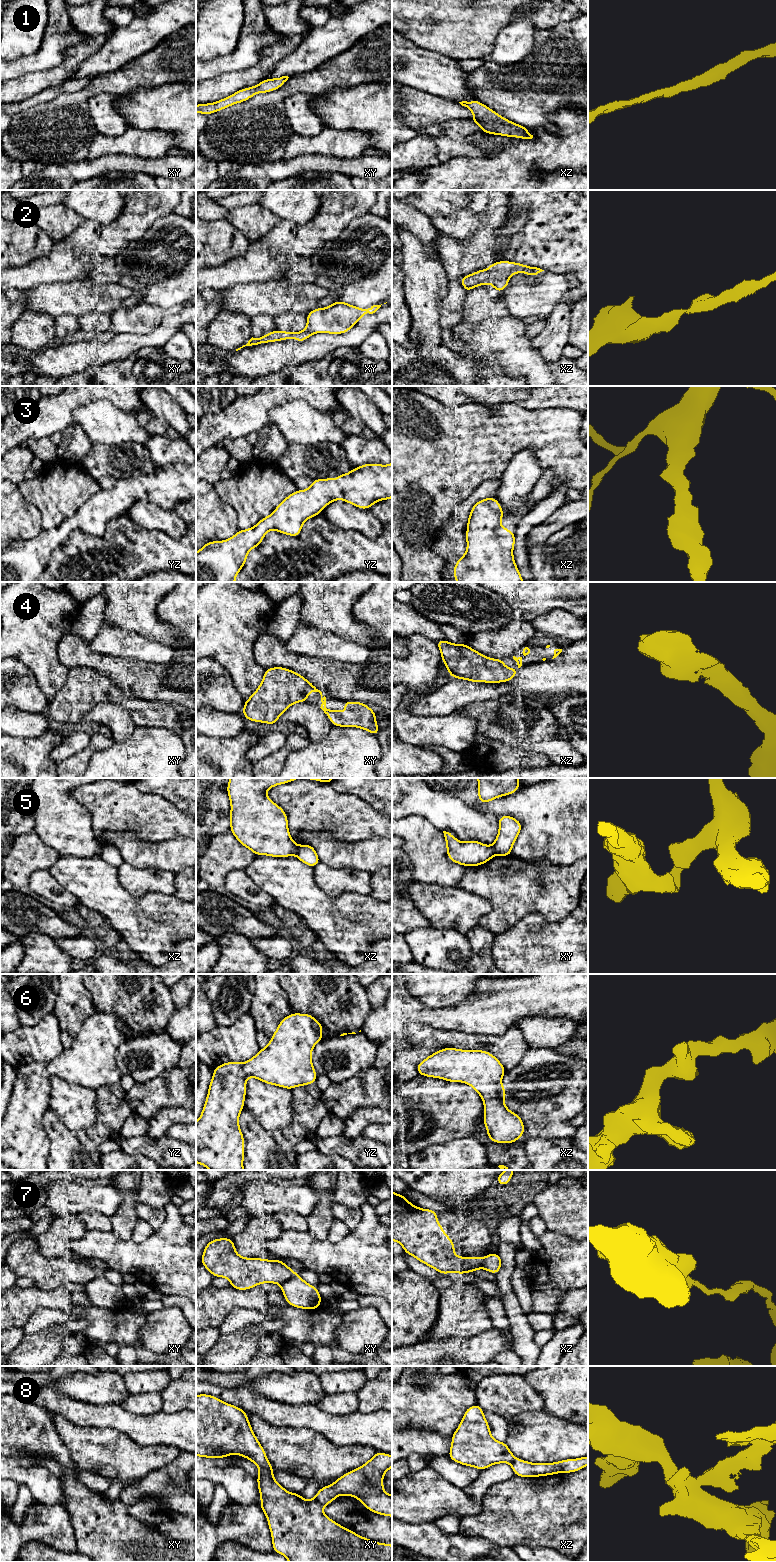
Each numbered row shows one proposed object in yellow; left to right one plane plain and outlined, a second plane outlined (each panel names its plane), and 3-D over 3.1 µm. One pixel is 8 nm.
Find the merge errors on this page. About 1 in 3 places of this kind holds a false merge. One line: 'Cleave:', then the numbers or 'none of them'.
Cleave: 5, 7, 8

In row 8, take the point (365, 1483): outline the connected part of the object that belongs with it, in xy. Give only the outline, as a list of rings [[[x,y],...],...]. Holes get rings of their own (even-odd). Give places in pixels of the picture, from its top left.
[[[377,1451],[361,1467],[347,1472],[333,1484],[318,1490],[315,1499],[325,1506],[337,1496],[356,1497],[368,1510],[392,1517],[392,1495],[385,1493],[383,1486],[383,1476],[391,1467],[392,1456]]]

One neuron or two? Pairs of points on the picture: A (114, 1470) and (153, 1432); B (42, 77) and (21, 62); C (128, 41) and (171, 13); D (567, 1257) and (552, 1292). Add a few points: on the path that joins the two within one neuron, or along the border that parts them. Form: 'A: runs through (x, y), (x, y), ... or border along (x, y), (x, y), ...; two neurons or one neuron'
A: border along (119, 1432), (127, 1435), (140, 1445), (163, 1445); two neurons
B: border along (57, 65), (49, 69), (30, 71), (12, 80); two neurons
C: runs through (139, 37), (160, 22); one neuron
D: runs through (562, 1266), (554, 1274), (554, 1283); one neuron

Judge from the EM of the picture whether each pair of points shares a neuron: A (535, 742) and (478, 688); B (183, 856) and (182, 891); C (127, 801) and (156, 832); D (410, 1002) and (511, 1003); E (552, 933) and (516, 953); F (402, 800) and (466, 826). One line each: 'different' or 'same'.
A: different
B: different
C: same
D: same
E: same
F: same

